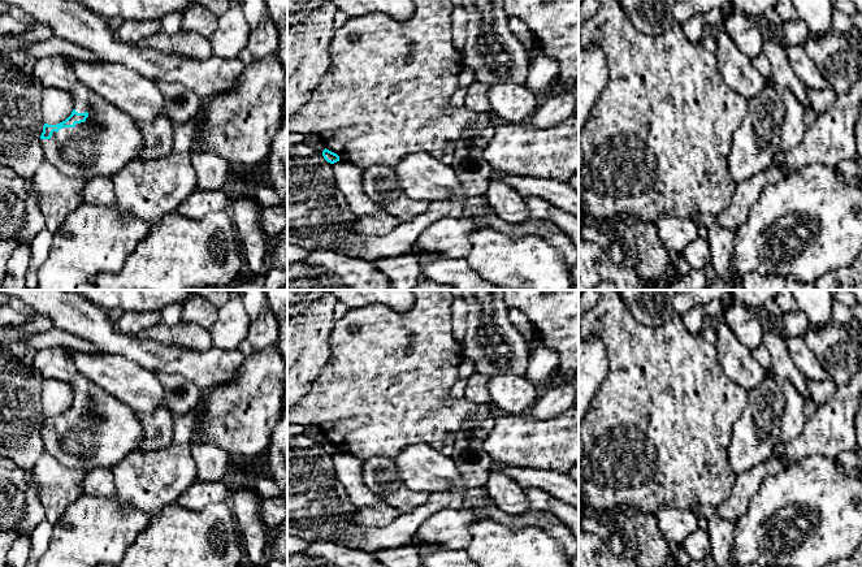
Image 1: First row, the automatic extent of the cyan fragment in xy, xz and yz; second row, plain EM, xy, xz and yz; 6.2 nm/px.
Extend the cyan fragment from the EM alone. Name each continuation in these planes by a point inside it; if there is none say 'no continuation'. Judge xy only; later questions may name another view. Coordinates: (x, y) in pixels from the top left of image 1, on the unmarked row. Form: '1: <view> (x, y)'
1: xy (108, 431)

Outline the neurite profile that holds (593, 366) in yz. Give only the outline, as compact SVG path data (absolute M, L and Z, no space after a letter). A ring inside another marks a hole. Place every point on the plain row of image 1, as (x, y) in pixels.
M598 337L589 341L579 338L579 423L590 408L599 386L603 384L608 372L607 352L603 342Z

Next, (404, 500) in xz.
M400 486L390 495L387 495L386 501L393 507L398 508L400 514L408 514L419 506L424 505L429 499L429 497L430 495L426 493L419 493L406 486Z

